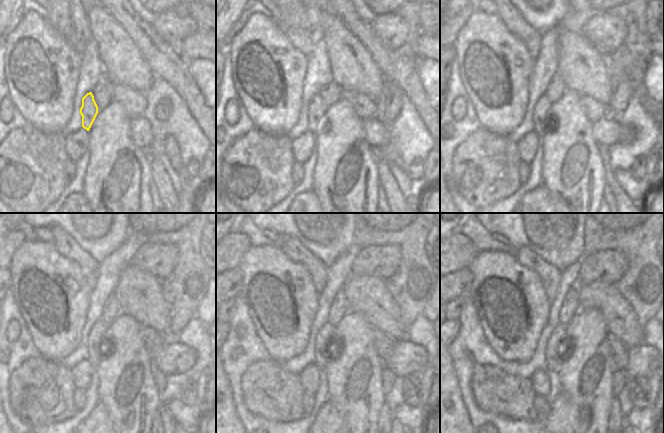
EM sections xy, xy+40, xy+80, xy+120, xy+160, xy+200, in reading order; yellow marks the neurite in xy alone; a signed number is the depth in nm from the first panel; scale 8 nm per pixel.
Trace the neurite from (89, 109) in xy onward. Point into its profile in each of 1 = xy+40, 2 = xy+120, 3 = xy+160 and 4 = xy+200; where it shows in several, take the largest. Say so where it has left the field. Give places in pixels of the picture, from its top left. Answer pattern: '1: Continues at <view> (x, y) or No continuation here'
1: Continues at xy+40 (316, 108)
2: Continues at xy+120 (96, 335)
3: Continues at xy+160 (326, 334)
4: Continues at xy+200 (559, 348).

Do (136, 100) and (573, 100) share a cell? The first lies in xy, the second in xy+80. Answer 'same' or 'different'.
different

